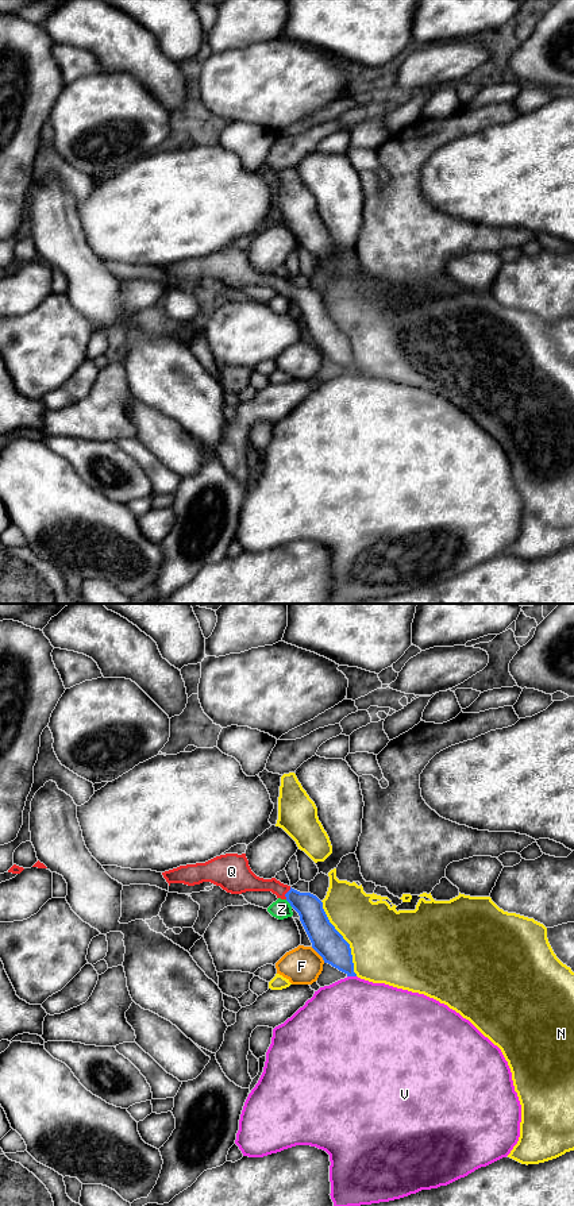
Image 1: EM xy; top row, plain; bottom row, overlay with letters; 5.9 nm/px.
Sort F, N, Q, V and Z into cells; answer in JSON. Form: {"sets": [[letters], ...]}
{"sets": [["F"], ["N"], ["Q"], ["V"], ["Z"]]}

